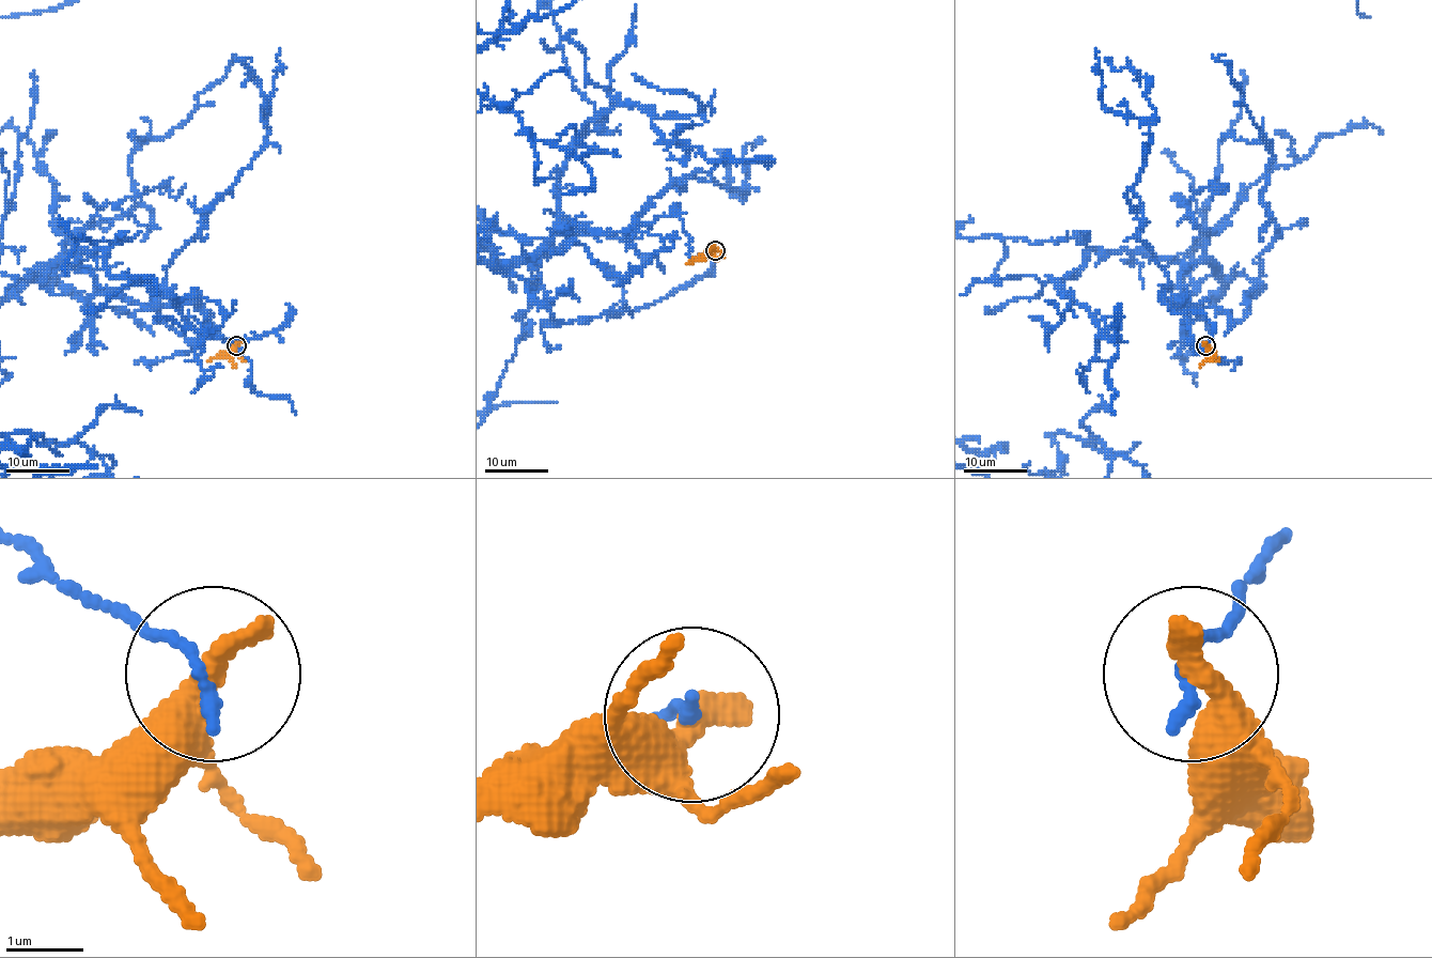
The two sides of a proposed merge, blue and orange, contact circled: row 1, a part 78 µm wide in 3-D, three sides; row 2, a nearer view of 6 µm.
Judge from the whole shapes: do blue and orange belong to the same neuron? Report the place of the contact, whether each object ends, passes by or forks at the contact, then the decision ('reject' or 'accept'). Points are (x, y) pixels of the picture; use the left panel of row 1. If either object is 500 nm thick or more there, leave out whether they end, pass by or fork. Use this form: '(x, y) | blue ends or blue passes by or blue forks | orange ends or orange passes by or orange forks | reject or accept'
(236, 345) | blue ends | orange ends | reject

